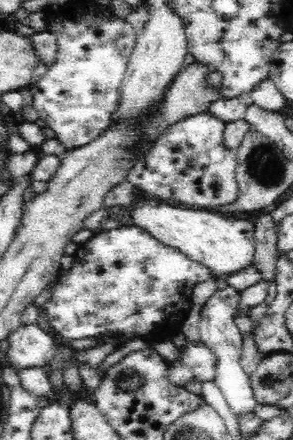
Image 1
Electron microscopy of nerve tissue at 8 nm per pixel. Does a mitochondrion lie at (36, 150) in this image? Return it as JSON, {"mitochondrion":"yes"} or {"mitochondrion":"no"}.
{"mitochondrion":"no"}

